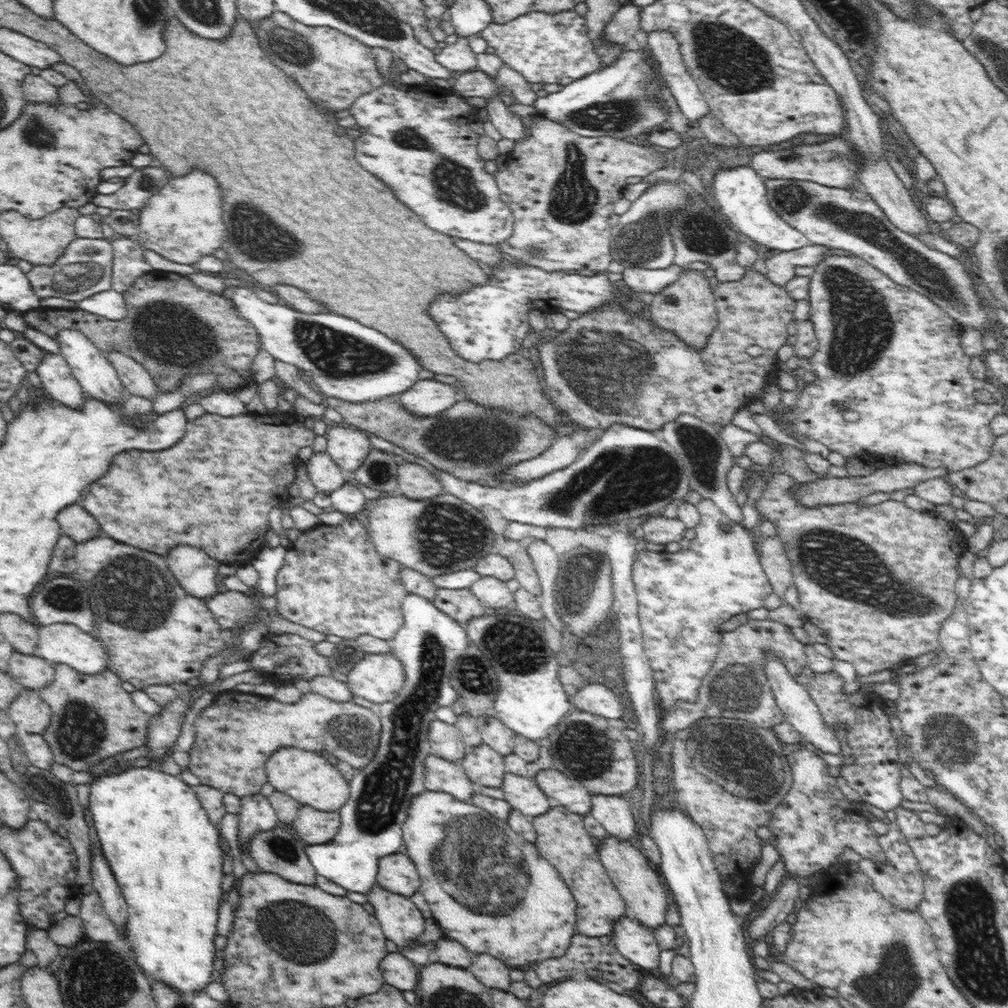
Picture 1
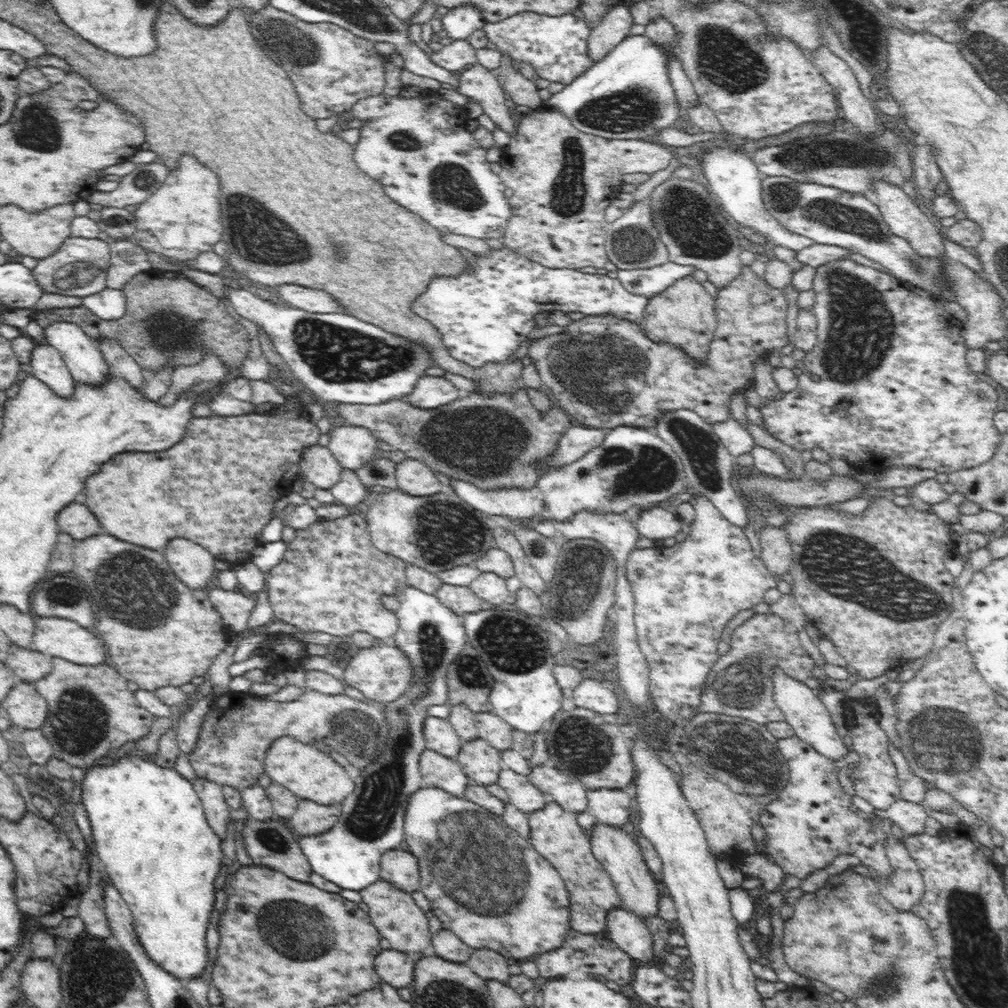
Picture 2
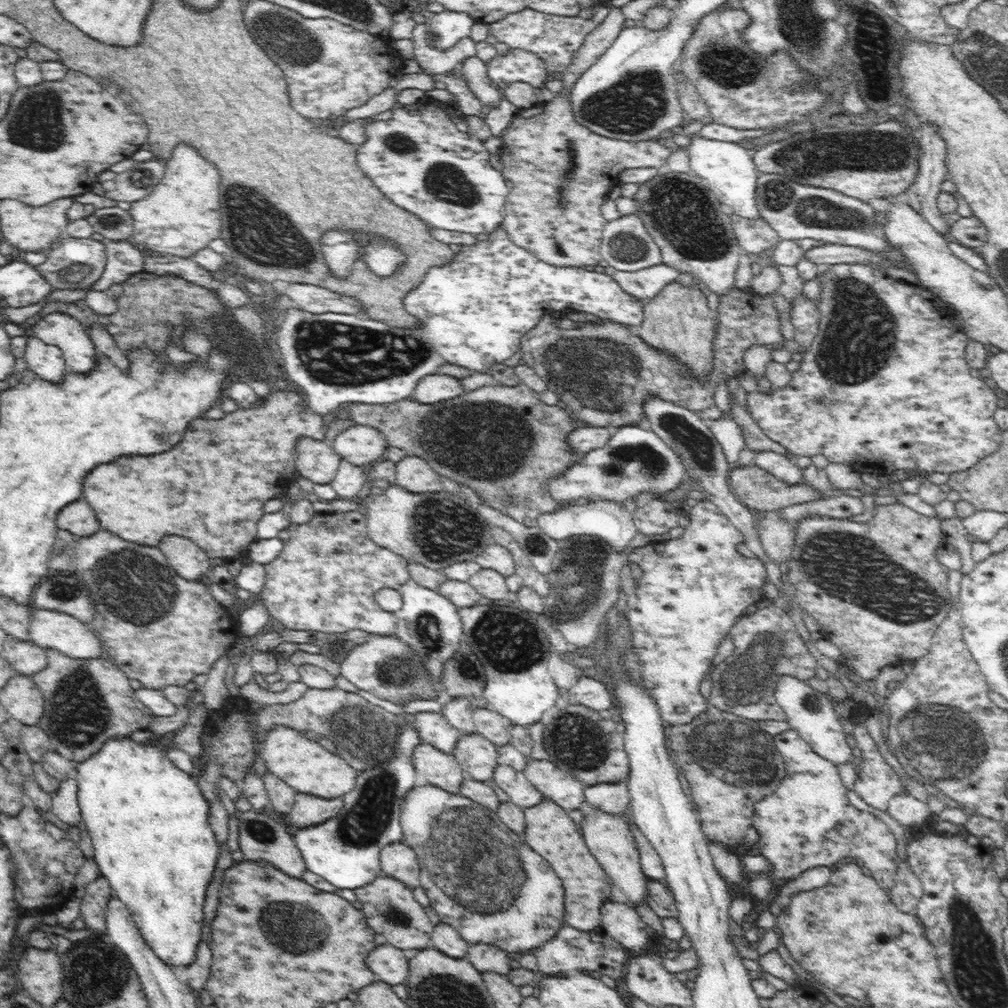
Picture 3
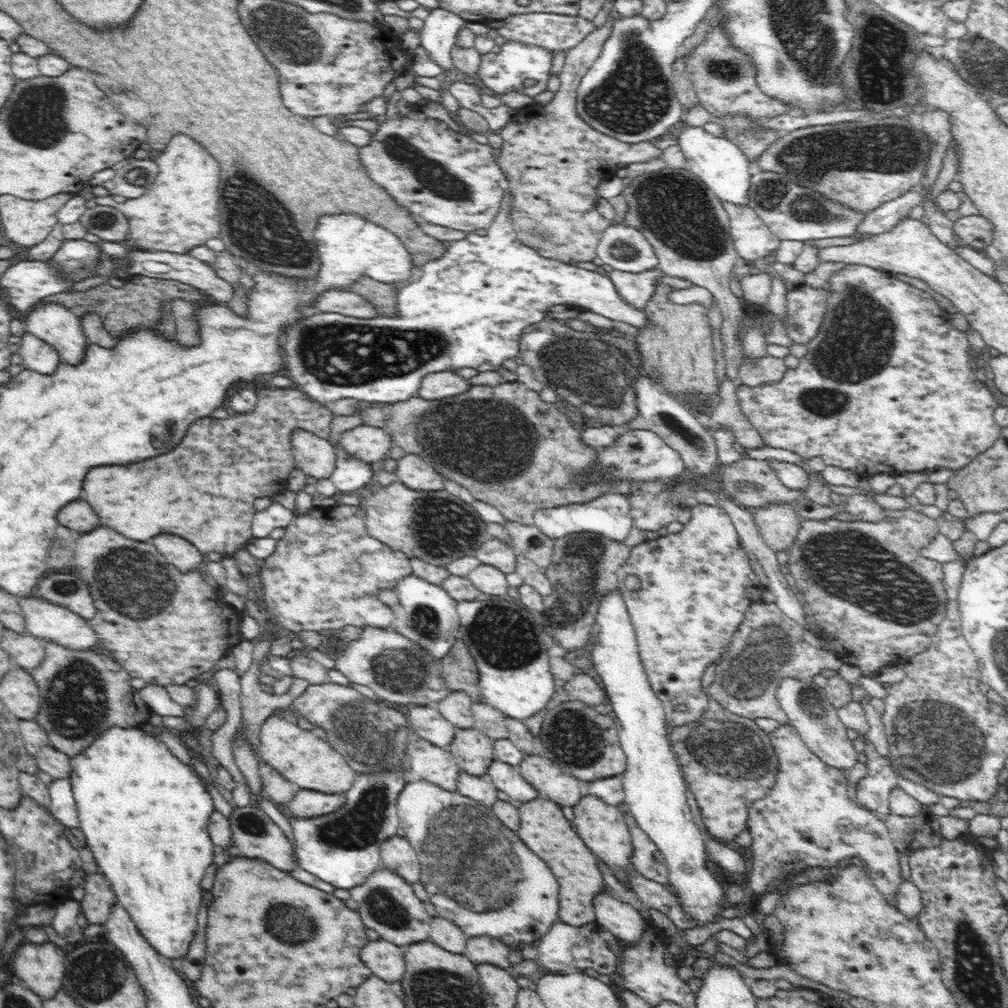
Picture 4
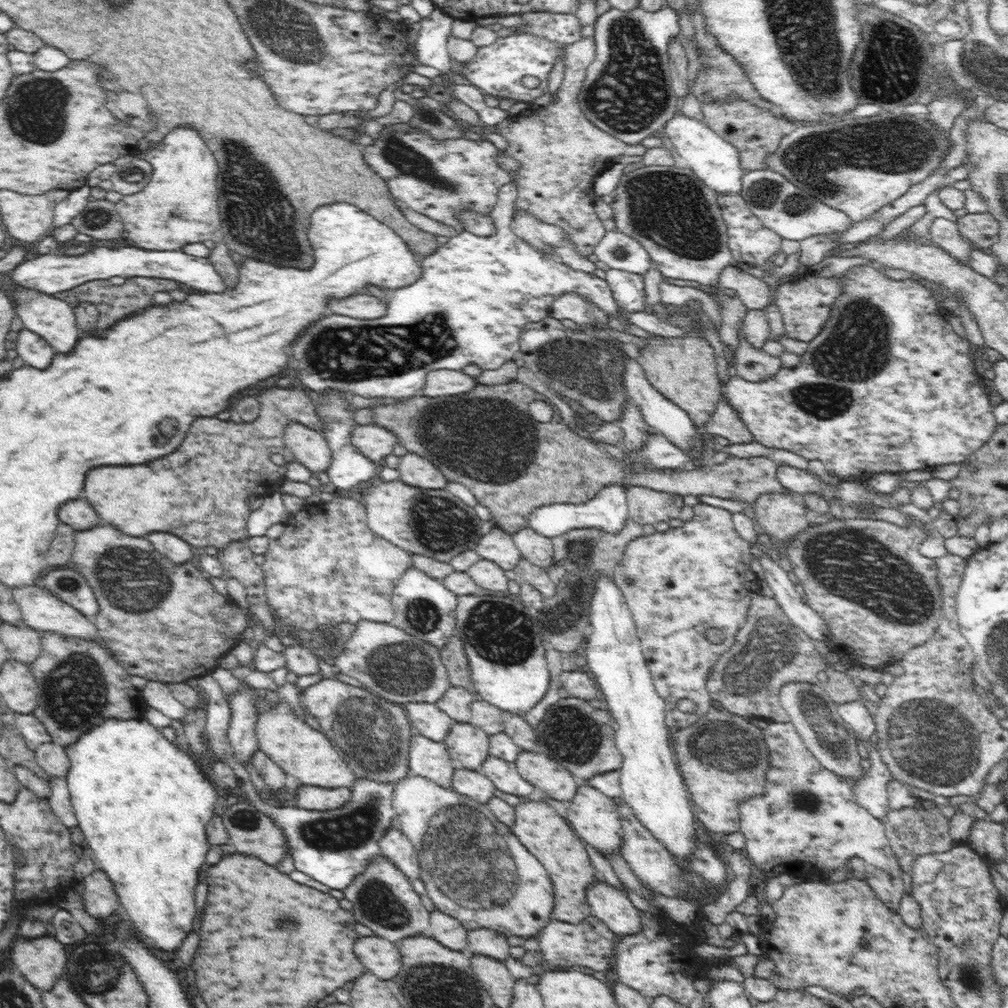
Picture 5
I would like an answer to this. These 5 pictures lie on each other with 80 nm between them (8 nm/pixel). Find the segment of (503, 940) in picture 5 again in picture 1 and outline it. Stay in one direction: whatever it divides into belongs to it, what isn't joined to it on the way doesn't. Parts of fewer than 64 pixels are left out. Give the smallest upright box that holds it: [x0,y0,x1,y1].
[469,953,513,991]

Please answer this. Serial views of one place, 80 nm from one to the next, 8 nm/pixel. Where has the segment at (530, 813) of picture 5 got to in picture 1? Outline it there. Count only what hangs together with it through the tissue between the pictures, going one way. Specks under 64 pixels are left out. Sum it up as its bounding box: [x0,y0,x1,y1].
[531,805,626,937]

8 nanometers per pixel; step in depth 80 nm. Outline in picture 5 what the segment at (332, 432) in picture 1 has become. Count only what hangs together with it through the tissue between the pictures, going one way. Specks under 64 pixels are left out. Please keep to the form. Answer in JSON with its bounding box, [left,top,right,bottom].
[350,423,397,463]

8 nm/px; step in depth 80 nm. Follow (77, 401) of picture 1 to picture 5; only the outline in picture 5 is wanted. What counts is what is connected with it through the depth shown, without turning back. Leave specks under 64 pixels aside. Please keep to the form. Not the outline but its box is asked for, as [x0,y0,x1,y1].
[15,329,56,370]

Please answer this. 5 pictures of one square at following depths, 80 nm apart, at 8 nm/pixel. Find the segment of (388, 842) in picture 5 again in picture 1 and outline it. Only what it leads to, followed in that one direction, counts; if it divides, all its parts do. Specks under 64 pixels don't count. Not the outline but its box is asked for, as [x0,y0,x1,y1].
[376,854,421,898]

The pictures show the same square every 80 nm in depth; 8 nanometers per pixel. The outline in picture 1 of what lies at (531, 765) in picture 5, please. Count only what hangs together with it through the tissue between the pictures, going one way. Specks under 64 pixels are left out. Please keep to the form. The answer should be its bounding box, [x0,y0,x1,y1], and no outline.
[533,769,592,816]

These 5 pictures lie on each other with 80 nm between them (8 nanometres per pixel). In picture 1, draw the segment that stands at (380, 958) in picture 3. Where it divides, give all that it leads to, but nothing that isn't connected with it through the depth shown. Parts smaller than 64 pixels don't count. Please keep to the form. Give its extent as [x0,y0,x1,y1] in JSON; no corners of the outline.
[380,953,420,991]

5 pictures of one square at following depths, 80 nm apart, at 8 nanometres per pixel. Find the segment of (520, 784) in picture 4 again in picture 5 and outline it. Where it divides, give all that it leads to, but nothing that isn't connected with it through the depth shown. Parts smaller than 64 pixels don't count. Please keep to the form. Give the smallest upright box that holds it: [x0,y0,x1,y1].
[478,754,538,798]

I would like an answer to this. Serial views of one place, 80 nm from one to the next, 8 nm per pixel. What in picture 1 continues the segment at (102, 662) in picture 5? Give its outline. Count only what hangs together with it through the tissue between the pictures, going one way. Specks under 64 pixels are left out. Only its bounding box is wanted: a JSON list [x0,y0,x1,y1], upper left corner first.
[39,664,154,771]

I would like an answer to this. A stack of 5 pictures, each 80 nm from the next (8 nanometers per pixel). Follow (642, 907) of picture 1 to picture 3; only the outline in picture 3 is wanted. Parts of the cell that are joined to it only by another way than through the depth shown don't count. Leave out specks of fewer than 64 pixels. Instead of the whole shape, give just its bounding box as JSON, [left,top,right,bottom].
[579,806,648,908]

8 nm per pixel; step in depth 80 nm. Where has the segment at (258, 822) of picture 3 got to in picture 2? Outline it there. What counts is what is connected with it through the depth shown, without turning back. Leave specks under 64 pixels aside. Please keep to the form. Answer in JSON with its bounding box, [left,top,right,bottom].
[242,819,312,883]

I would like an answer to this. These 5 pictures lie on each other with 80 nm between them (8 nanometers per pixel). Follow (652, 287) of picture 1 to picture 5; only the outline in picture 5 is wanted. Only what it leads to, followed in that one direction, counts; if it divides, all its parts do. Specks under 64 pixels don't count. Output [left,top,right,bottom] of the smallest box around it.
[605,269,648,322]

